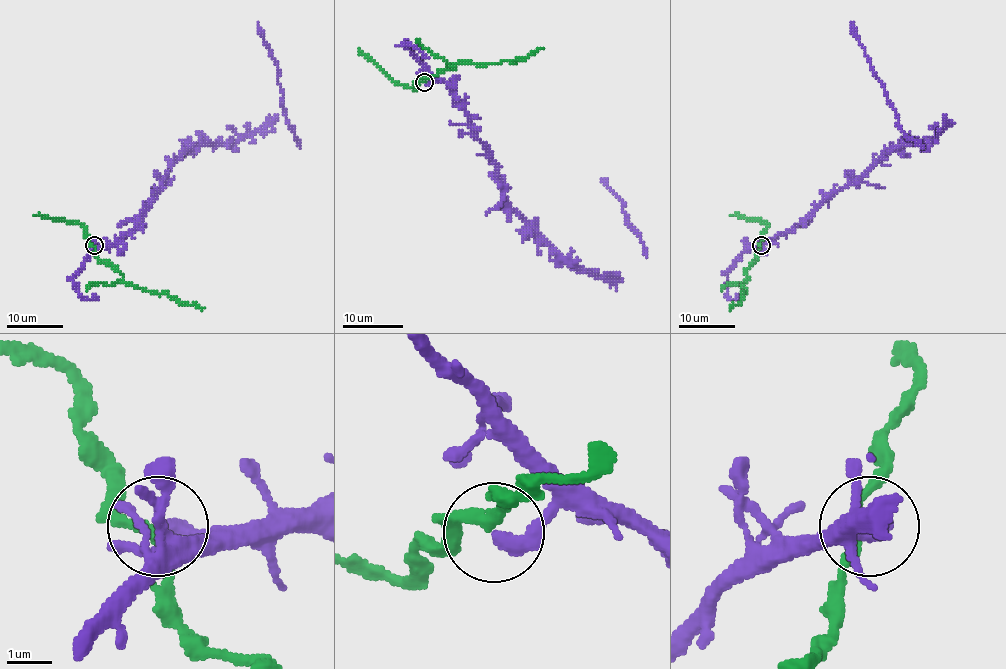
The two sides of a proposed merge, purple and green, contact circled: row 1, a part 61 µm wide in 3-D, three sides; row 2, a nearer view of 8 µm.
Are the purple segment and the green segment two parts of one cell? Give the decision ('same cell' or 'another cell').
another cell

